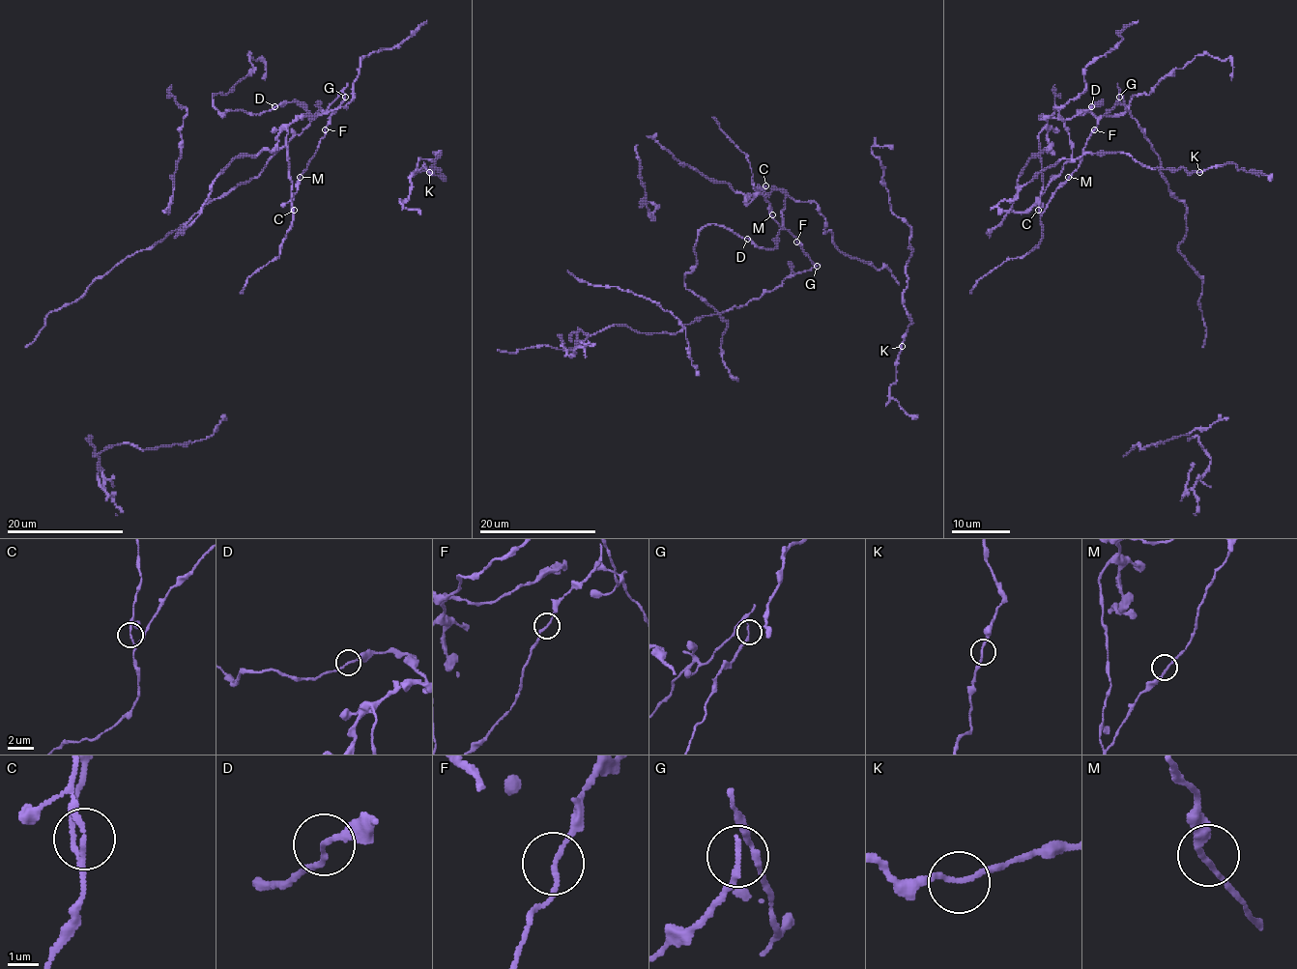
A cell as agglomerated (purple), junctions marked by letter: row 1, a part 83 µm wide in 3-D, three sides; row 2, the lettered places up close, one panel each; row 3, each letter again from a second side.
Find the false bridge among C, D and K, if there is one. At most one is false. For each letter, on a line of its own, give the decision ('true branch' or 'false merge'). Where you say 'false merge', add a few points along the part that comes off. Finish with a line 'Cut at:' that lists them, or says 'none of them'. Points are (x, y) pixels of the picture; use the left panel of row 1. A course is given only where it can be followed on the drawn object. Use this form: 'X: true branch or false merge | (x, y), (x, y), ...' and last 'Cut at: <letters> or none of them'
C: false merge | (294, 210), (300, 175), (342, 92), (257, 177), (51, 311), (25, 347)
D: true branch
K: true branch
Cut at: C

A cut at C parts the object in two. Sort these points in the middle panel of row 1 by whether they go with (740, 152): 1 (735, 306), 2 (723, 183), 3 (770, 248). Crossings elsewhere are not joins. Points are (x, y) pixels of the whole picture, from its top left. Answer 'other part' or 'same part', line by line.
1: same part
2: other part
3: other part

